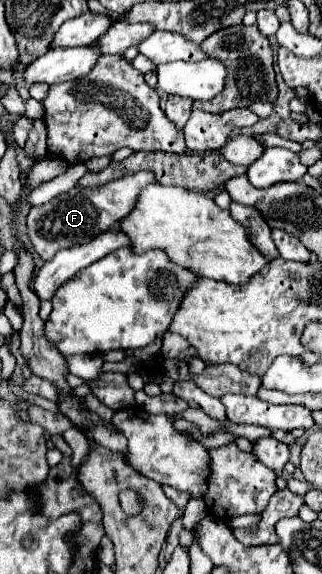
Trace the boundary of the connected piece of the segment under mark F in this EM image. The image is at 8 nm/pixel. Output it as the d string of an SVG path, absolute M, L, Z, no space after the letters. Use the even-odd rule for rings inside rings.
M140 170L132 176L112 180L98 188L74 186L72 190L56 196L48 204L32 208L26 222L28 222L28 236L30 236L36 252L44 260L50 260L62 248L72 248L72 246L84 244L84 242L92 240L94 236L98 236L100 232L116 228L120 224L120 220L126 218L134 210L134 206L140 198L140 192L148 184L154 184L154 182L156 182L154 172Z

